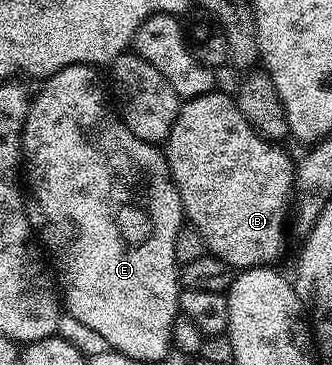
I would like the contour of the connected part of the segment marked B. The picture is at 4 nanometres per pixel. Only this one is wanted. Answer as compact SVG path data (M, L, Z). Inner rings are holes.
M221 90L200 94L196 98L185 101L178 109L178 117L172 126L169 138L164 141L164 155L170 167L170 176L180 194L182 210L189 227L196 229L200 234L200 238L204 238L206 251L209 255L224 258L224 262L228 262L236 270L273 265L278 262L274 260L280 259L282 251L286 248L286 228L288 232L288 217L292 212L292 201L294 199L294 169L296 164L293 159L290 161L289 154L282 147L281 143L265 140L248 122L248 118L244 118L244 114L240 114L237 99L231 93L229 96L228 93L221 92Z

